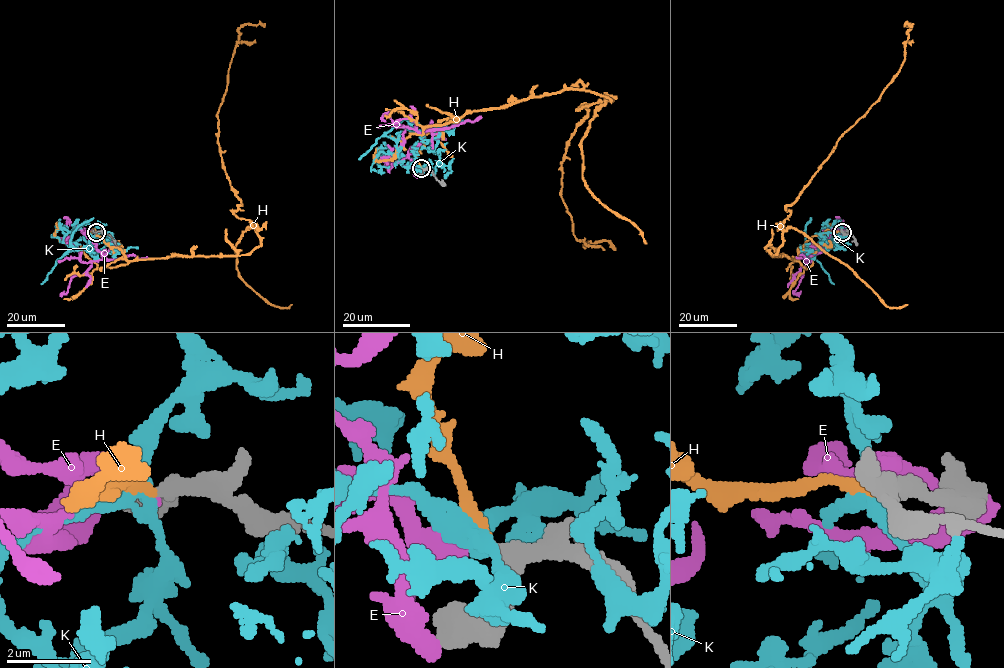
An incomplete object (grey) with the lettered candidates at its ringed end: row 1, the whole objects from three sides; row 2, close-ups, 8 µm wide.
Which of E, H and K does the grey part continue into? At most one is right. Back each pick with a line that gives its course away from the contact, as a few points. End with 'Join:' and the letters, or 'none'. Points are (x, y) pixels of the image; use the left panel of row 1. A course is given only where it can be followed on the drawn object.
H: via (96, 231), (132, 260), (260, 244), (233, 213), (217, 111), (239, 28), (265, 23)
Join: H

